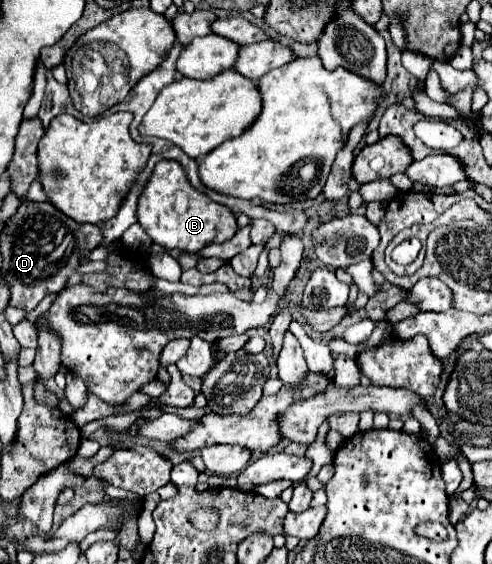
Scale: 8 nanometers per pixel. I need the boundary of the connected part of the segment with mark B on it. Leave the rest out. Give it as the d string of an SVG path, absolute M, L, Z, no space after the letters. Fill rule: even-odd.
M159 161L155 165L153 175L137 201L137 223L153 243L163 245L167 251L181 249L189 253L195 253L209 243L223 243L237 231L235 215L227 207L217 205L207 195L195 191L177 161Z

